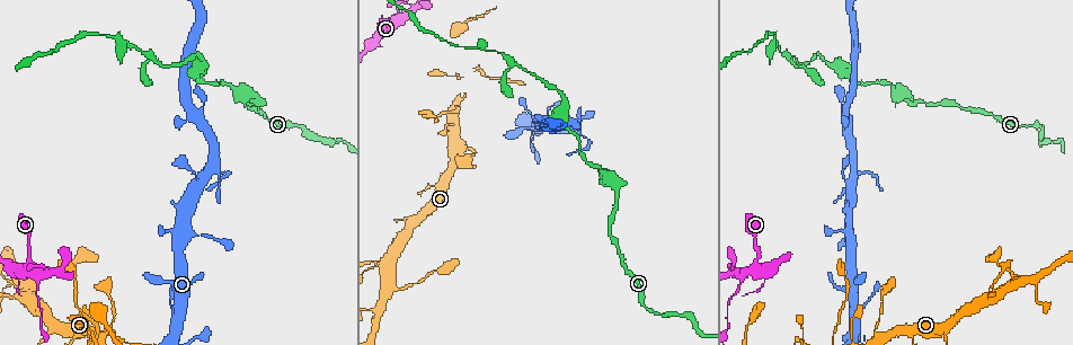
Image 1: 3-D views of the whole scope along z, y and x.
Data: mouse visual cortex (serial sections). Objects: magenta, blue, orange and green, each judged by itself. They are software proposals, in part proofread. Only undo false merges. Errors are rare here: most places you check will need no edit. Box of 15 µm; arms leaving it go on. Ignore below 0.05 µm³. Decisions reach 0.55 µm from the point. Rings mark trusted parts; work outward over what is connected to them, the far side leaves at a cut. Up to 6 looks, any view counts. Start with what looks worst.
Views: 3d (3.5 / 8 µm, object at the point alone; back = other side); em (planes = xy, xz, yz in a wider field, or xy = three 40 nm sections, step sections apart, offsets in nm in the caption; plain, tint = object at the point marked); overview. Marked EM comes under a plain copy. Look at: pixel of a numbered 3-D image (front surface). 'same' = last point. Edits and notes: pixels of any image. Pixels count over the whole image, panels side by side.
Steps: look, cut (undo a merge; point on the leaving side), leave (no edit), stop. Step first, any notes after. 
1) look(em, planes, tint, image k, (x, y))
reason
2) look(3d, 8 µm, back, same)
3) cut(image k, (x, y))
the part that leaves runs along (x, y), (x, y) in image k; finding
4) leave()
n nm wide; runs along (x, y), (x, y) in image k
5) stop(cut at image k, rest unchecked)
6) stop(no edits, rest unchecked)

look(3d, 3.5 µm, image 1, (515, 61))
branch point

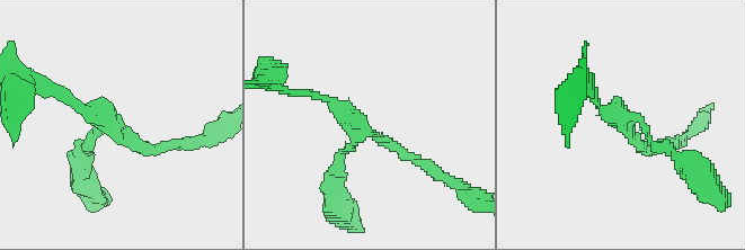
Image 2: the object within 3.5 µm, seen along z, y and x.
look(em, xy, step 1, tint, image 2, (364, 125))
3 arms; arms of 100, 150, 200 nm; shape alone is not enough

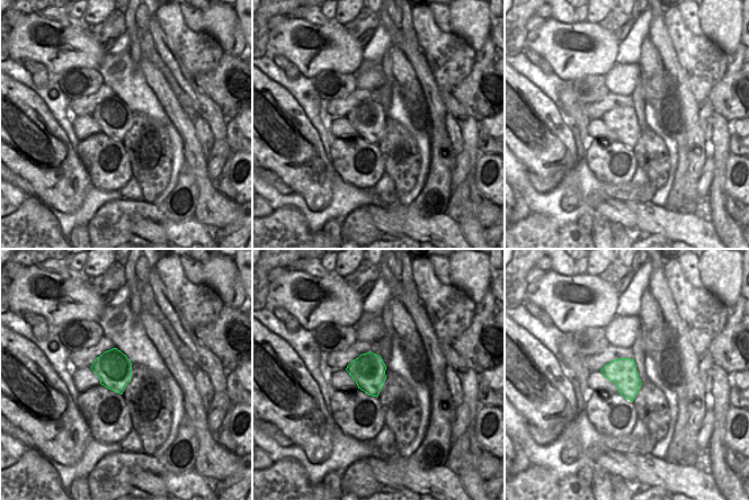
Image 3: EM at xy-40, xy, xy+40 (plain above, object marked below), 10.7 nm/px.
leave()
360 nm wide; runs along (418, 162), (333, 101), (304, 92) in image 2; one cell here

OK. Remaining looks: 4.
look(3d, 3.5 µm, image 1, (98, 337))
sudden change in width

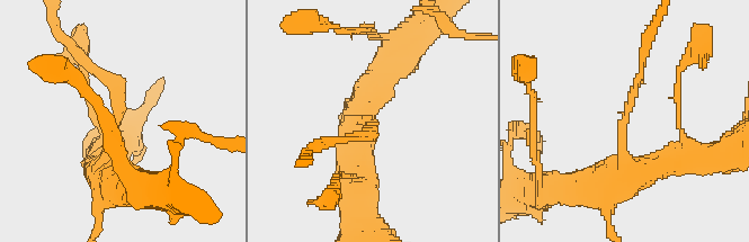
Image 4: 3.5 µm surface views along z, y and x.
look(em, xy, step 1, tint, image 4, (370, 121))
arms of 150, 300 nm; need the tissue

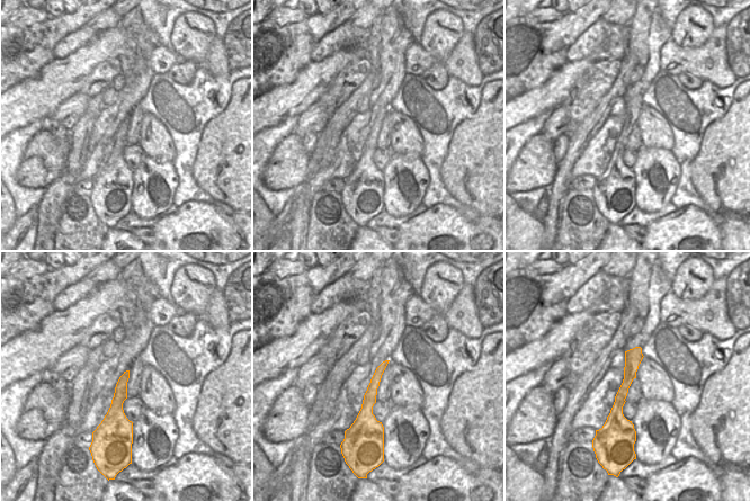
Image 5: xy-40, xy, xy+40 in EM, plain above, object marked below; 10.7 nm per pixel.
leave()
140 nm wide; runs along (637, 349), (618, 403), (624, 426) in image 5; continuous, no second cell

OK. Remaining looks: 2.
look(3d, 3.5 µm, image 1, (844, 175))
thin neck

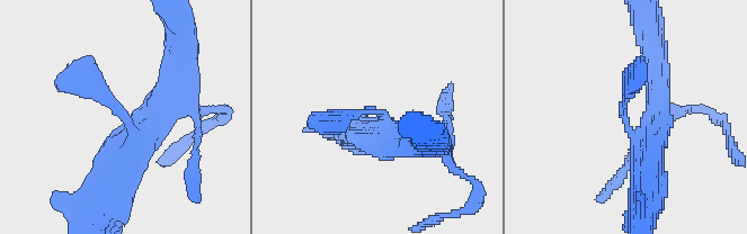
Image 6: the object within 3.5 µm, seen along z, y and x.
look(em, xy, step 2, tint, image 6, (119, 107))
now the EM

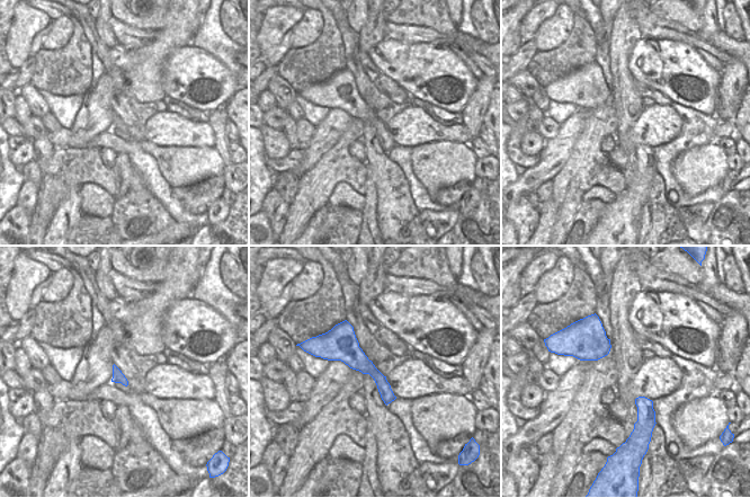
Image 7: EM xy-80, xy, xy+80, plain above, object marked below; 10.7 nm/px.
leave()
runs along (122, 161), (139, 140), (122, 113), (59, 78) in image 6; one cell here

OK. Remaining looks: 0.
stop(no edits, rest unchecked)

